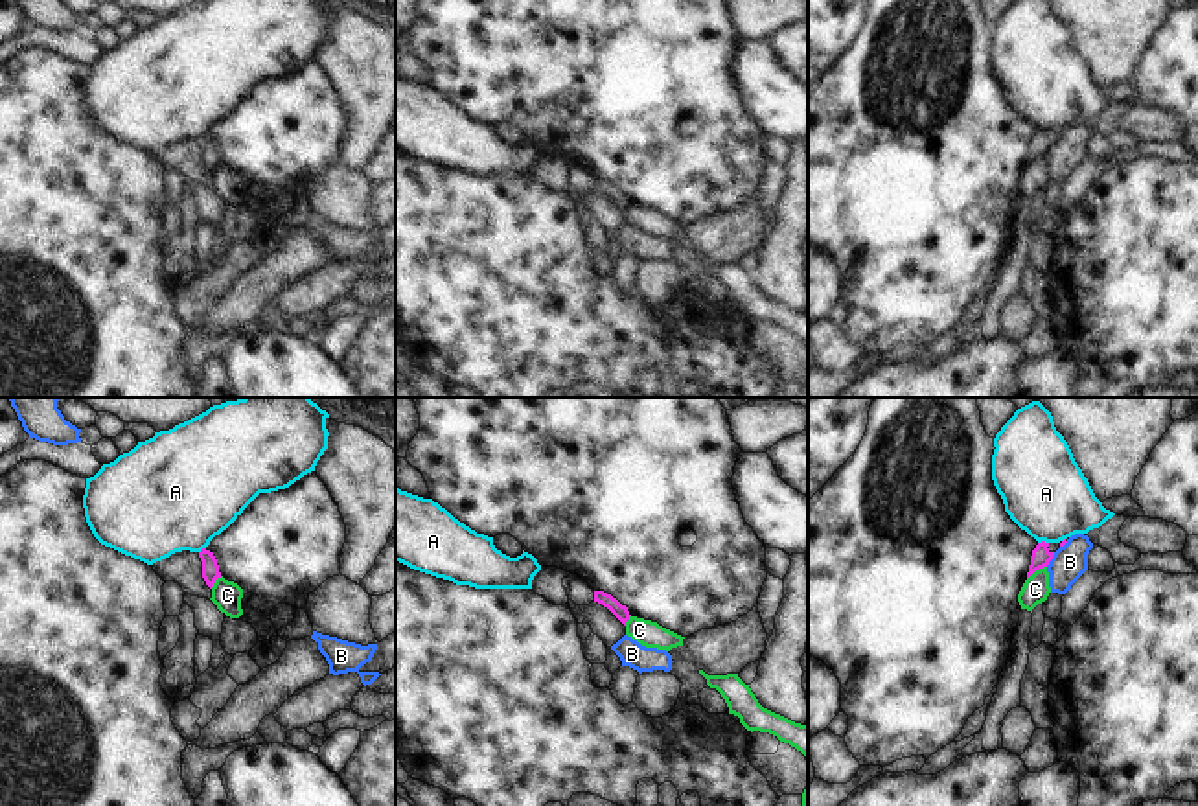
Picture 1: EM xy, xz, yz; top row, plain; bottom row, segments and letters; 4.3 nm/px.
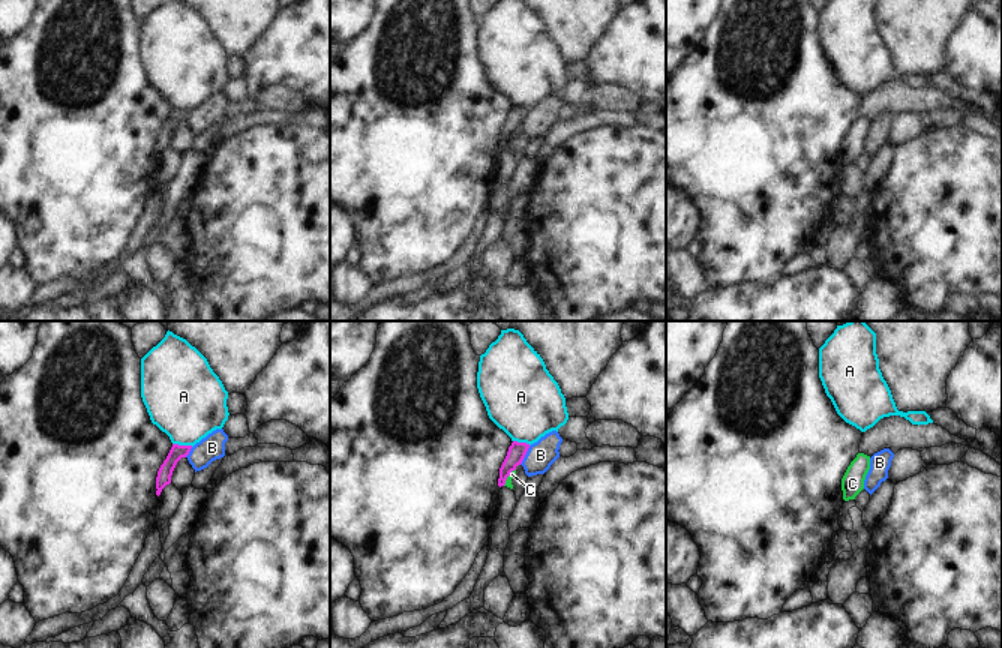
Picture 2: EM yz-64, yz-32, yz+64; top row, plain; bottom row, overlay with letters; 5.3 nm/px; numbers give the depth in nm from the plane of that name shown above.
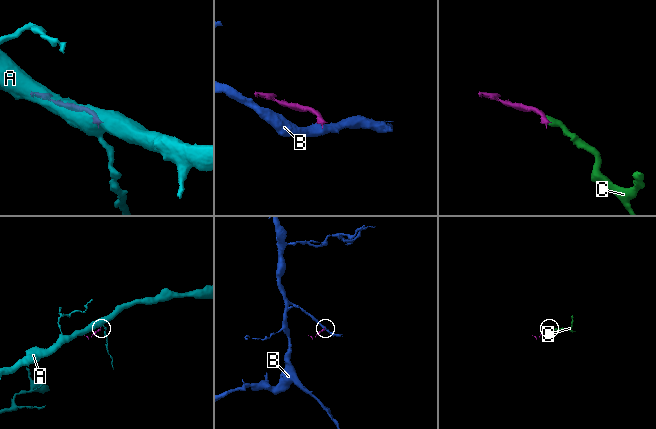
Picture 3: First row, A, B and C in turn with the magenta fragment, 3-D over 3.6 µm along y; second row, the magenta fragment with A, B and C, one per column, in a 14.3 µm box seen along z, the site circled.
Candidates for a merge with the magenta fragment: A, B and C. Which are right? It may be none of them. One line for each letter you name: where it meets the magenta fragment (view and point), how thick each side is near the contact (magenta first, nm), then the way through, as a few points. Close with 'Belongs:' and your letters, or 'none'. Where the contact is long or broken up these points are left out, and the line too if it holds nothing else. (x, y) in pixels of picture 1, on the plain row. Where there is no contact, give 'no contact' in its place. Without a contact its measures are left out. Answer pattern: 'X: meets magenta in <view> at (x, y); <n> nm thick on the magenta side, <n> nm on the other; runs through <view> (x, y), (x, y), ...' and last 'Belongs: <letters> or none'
Belongs: none

